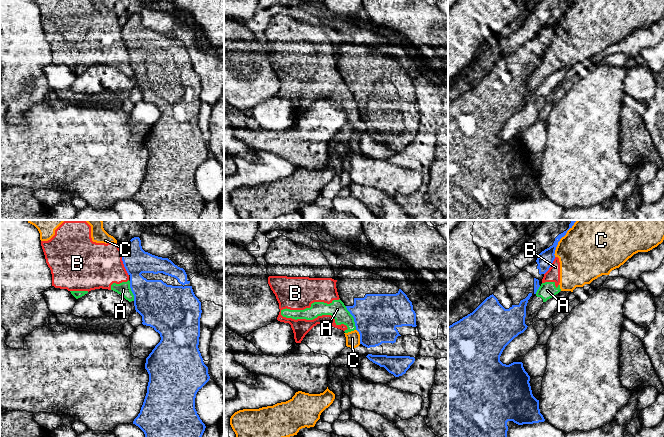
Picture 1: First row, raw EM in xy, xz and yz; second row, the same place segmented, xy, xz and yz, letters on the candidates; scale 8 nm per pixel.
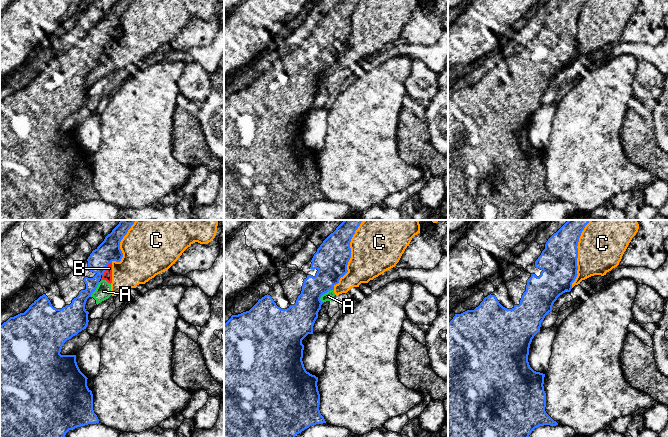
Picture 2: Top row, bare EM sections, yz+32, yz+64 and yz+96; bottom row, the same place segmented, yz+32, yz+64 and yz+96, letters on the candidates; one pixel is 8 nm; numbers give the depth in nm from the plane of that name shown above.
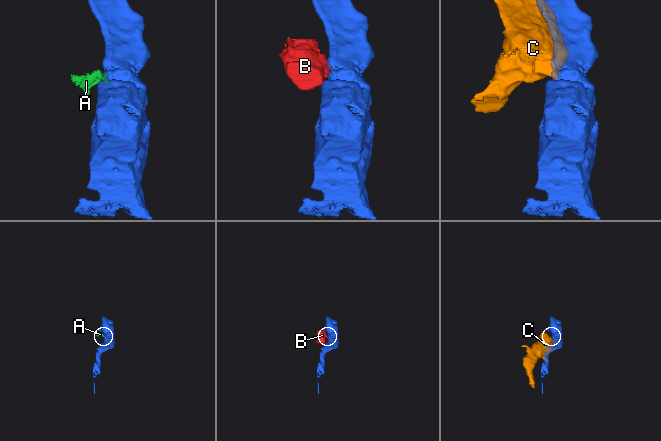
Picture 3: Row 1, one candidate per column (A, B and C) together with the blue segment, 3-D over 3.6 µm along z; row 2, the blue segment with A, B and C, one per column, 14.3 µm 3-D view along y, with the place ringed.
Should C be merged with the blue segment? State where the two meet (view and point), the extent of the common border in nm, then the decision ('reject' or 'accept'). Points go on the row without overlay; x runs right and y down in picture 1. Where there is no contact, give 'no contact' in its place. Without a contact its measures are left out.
meets blue in yz at (559, 16); contact 300 nm long; reject

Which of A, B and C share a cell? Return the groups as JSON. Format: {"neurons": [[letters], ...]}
{"neurons": [["A", "B", "C"]]}

